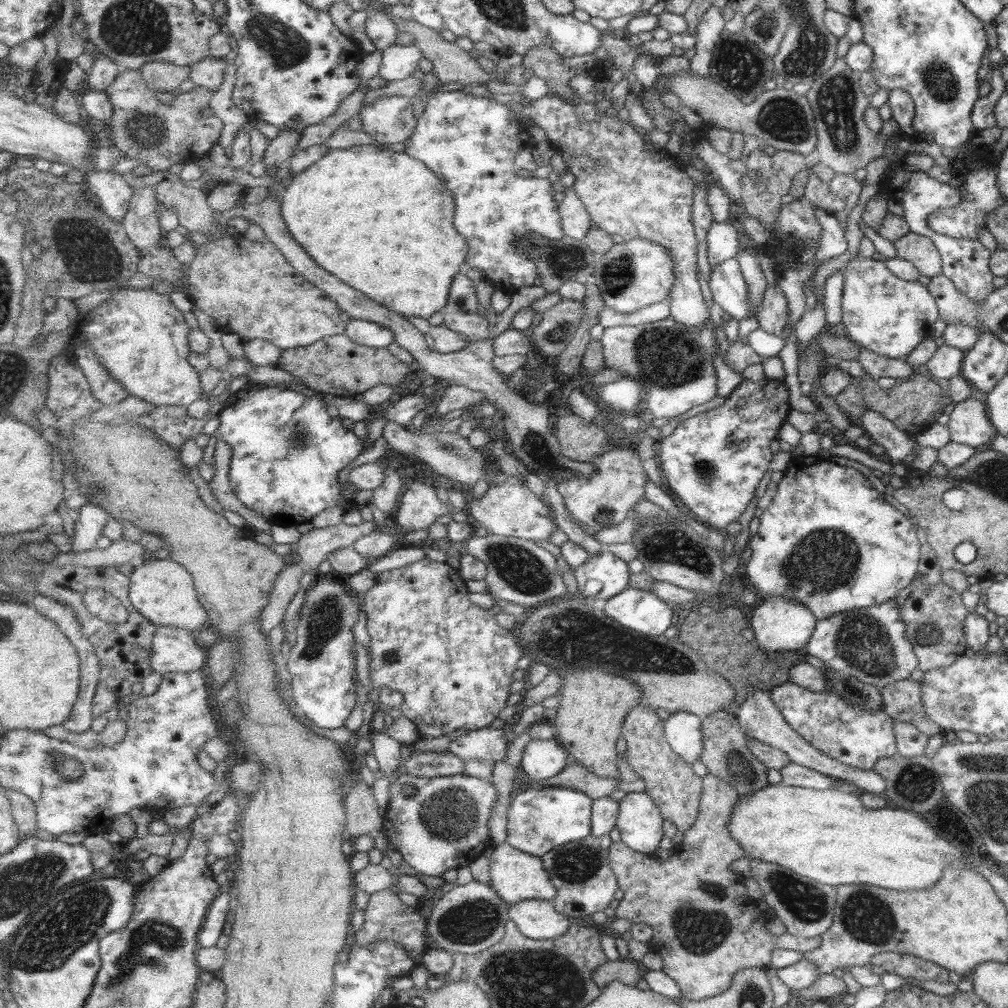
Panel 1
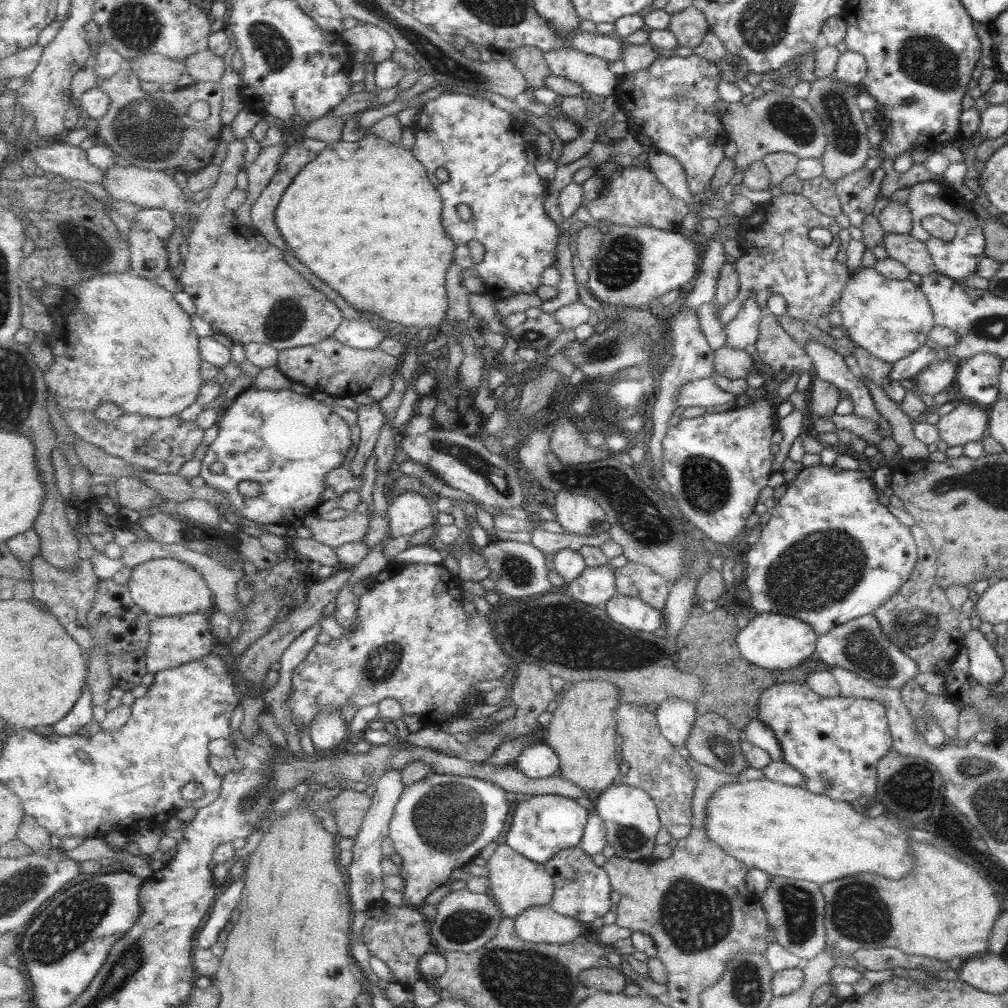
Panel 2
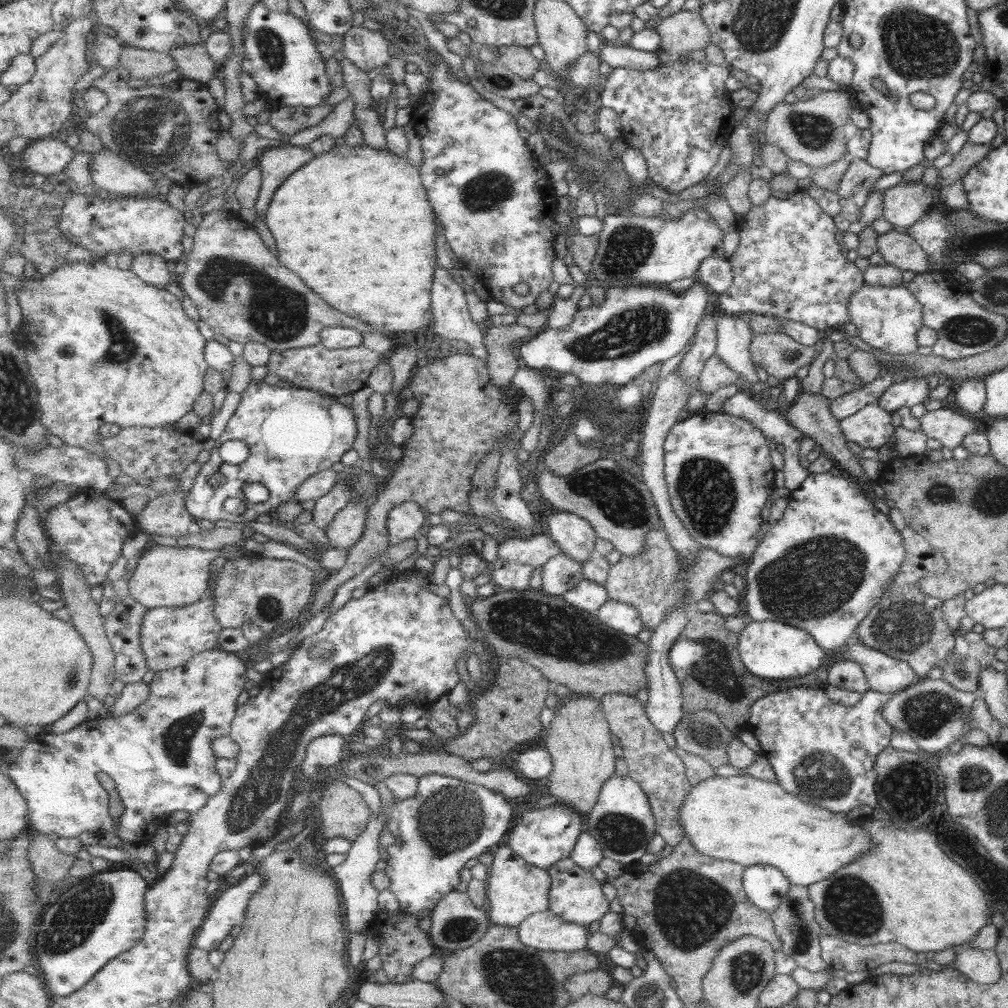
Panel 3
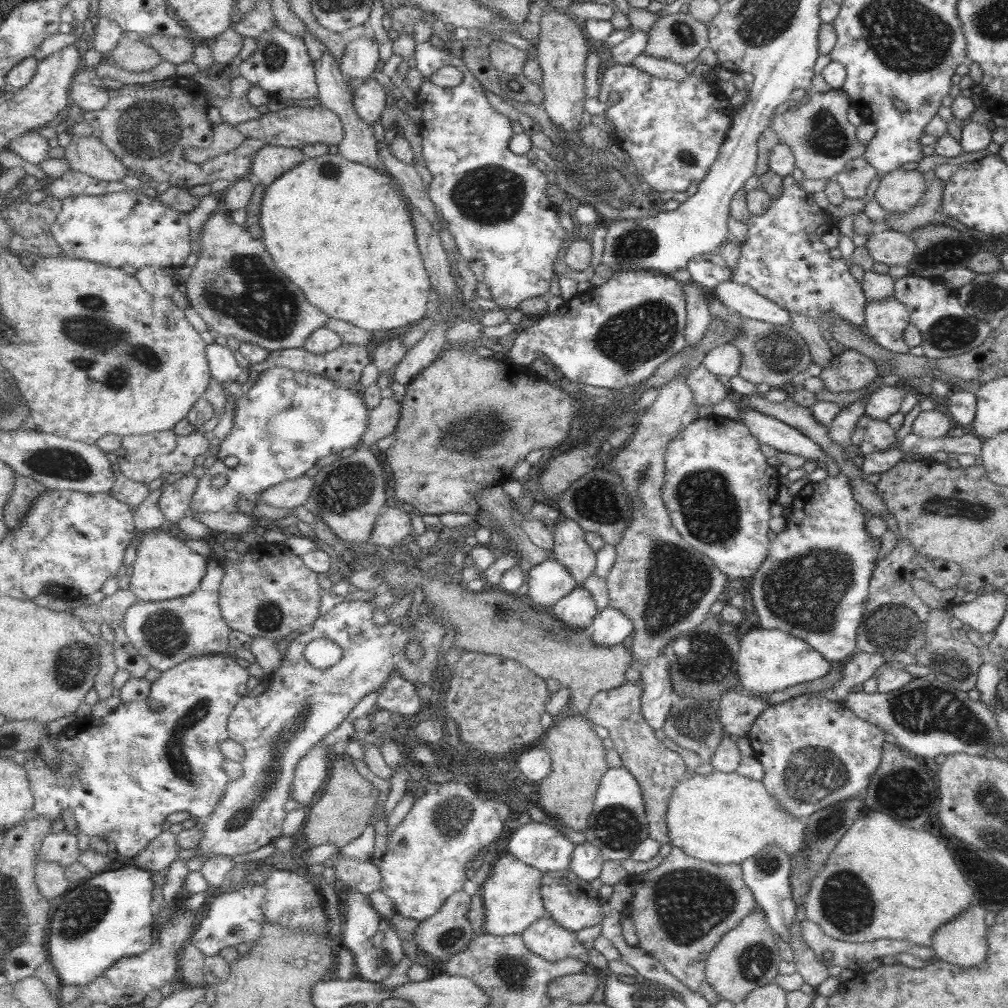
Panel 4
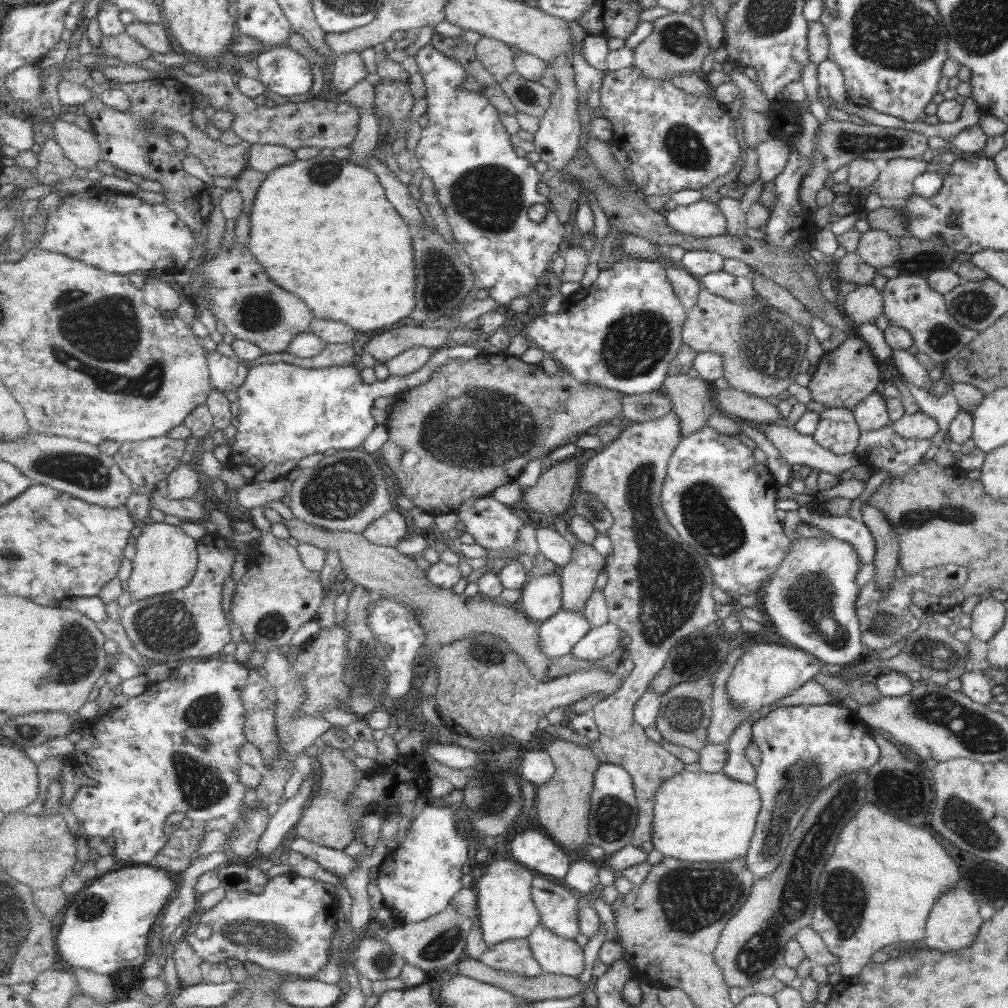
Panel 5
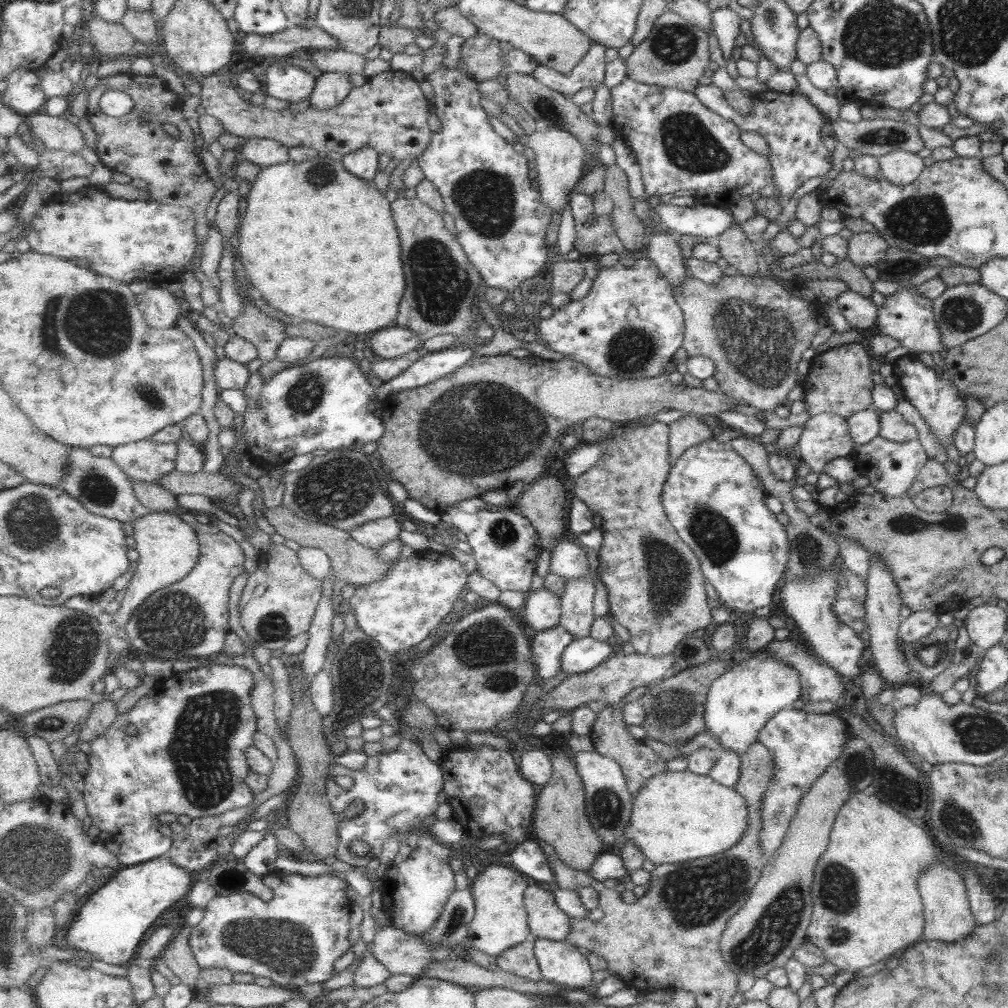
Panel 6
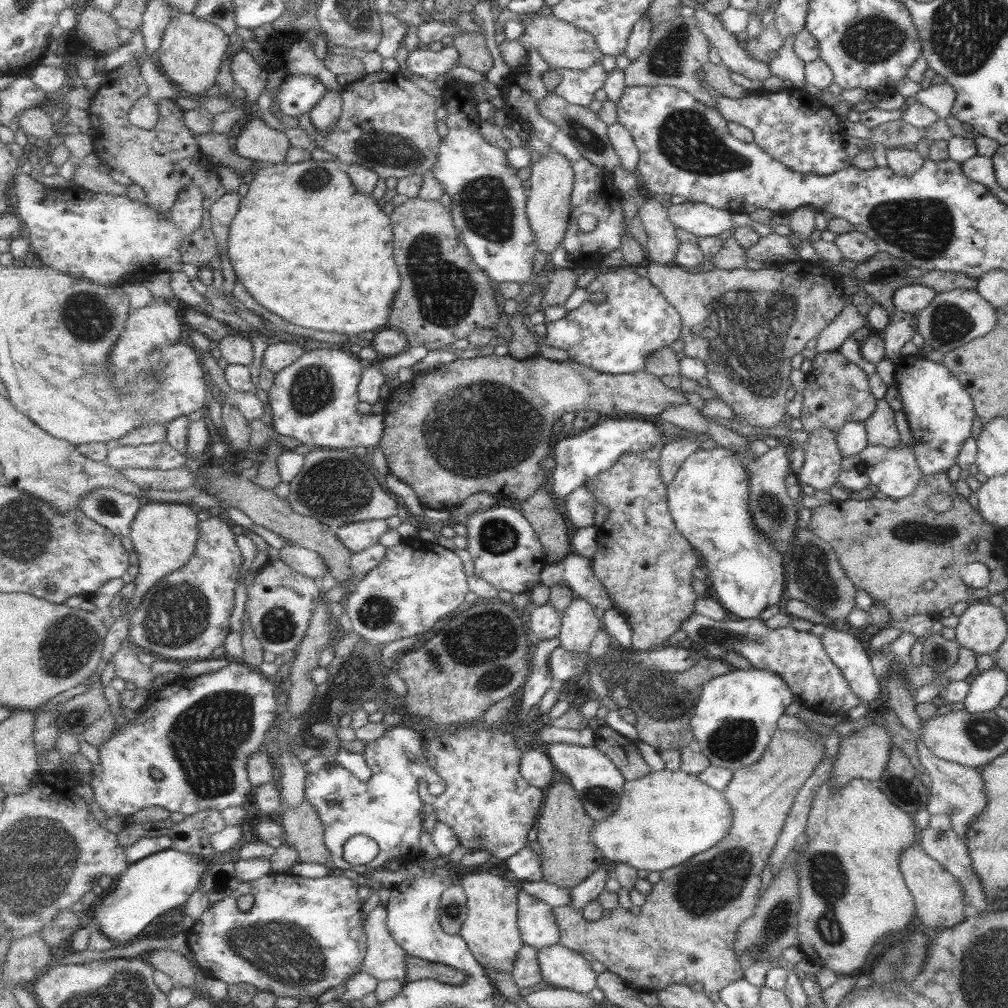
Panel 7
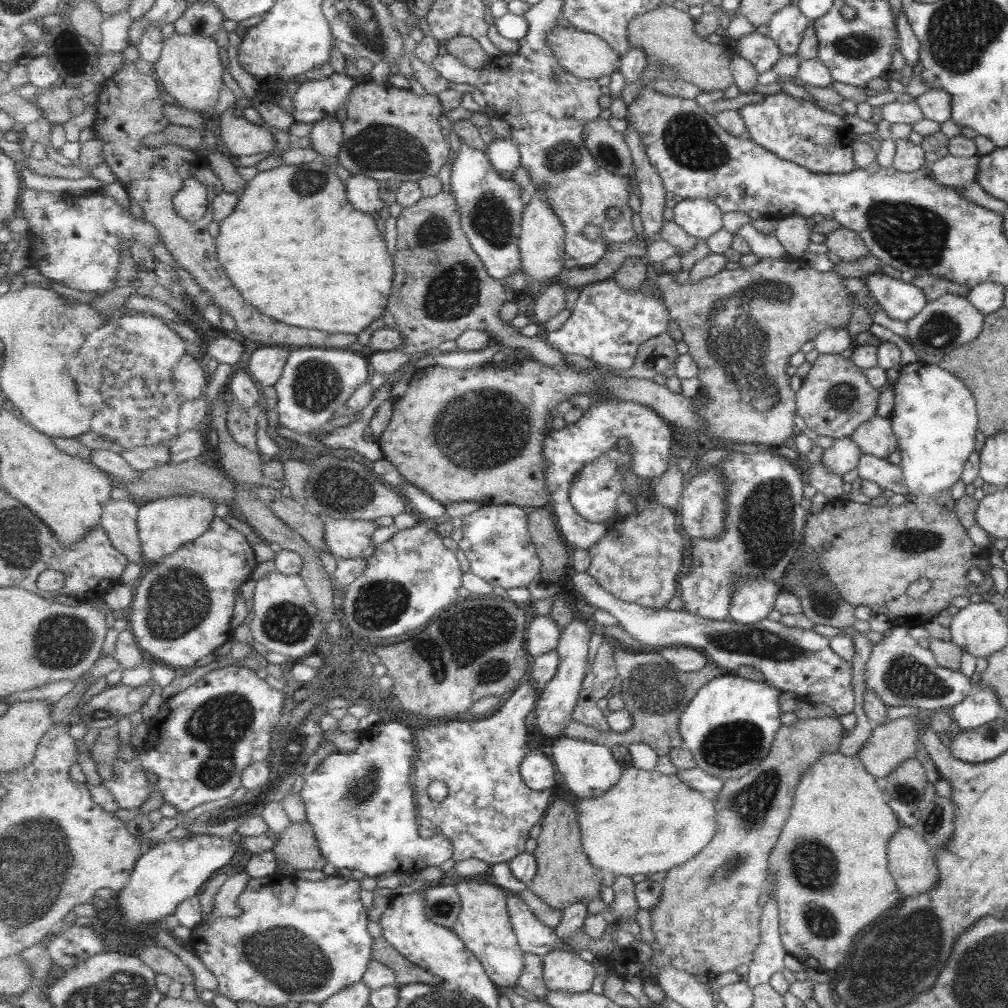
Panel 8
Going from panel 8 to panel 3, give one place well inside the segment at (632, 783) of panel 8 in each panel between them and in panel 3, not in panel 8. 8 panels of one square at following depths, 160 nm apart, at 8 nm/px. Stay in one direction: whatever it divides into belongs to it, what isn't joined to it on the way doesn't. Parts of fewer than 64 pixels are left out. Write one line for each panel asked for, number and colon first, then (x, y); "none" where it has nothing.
3: (740, 818)
4: (724, 818)
5: (701, 816)
6: (678, 815)
7: (666, 817)

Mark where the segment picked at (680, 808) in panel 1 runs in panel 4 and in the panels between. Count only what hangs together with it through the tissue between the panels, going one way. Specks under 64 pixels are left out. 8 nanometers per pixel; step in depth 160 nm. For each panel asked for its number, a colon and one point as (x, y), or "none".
2: (654, 764)
3: (660, 770)
4: (658, 769)

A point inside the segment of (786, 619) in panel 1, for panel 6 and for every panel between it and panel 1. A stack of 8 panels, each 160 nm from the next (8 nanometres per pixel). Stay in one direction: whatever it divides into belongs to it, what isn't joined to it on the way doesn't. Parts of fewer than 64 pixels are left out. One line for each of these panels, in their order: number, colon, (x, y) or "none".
2: (770, 641)
3: (770, 650)
4: (771, 660)
5: (766, 672)
6: (740, 702)

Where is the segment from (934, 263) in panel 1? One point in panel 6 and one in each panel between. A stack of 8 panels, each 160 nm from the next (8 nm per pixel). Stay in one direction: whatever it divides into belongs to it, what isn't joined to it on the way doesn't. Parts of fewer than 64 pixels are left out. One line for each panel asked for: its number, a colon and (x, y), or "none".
2: (903, 248)
3: (898, 249)
4: (884, 246)
5: (877, 248)
6: (863, 249)

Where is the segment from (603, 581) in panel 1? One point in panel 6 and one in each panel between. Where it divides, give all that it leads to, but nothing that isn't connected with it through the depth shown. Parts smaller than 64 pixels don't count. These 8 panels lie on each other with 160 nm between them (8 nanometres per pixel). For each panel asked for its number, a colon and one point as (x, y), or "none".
2: (597, 585)
3: (589, 596)
4: (578, 609)
5: (560, 633)
6: (548, 646)

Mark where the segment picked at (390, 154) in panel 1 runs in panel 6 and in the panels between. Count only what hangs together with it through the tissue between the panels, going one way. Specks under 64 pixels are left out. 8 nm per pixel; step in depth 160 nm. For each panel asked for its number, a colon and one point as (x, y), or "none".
2: (364, 216)
3: (357, 223)
4: (343, 231)
5: (324, 228)
6: (318, 243)

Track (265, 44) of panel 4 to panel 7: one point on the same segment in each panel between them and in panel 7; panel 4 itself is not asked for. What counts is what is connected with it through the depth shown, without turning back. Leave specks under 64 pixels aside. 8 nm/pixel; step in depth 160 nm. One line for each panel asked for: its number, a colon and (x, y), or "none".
5: (285, 72)
6: (289, 83)
7: (298, 94)

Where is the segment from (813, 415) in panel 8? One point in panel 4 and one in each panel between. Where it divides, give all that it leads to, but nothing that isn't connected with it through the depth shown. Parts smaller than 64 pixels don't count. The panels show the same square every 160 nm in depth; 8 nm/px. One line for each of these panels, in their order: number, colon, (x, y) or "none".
4: (850, 370)
5: (842, 378)
6: (838, 380)
7: (836, 391)

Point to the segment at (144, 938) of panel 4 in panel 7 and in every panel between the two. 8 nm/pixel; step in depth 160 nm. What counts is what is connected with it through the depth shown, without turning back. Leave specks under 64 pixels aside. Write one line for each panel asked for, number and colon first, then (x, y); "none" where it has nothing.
5: (106, 927)
6: (110, 924)
7: (148, 888)

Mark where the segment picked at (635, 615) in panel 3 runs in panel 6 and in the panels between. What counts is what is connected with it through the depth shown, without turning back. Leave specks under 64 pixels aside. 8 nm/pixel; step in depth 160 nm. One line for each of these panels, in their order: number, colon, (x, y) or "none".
4: (610, 627)
5: (602, 641)
6: (583, 655)

